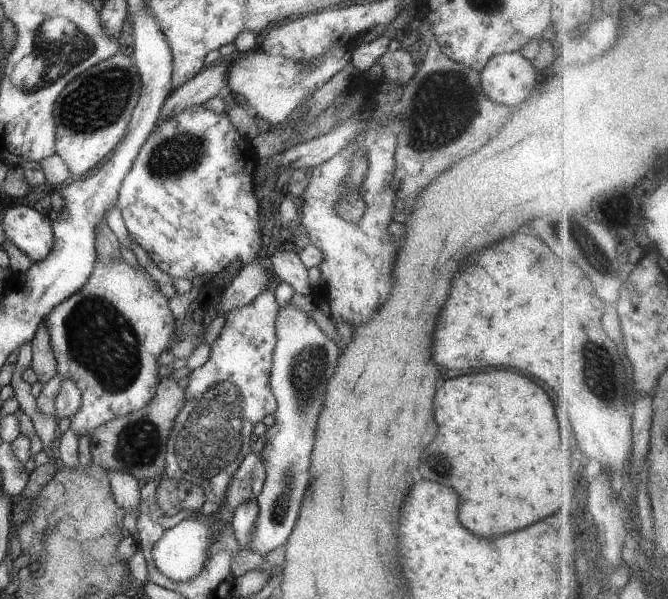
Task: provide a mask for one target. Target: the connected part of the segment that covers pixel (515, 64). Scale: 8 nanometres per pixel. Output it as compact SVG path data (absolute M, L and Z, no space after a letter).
M518 51L493 56L479 75L490 100L513 108L534 92L541 79L535 66Z

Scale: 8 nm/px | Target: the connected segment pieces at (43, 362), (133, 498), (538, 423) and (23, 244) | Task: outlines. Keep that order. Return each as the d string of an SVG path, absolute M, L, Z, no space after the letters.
M44 323L36 330L35 336L30 342L33 358L30 367L36 372L38 382L44 384L57 375L56 360L52 354L51 340Z
M110 470L108 473L109 484L114 496L114 501L125 514L134 514L138 517L138 502L140 502L140 484L132 474Z
M482 370L446 380L436 392L434 418L440 432L422 456L424 462L420 464L420 474L426 480L450 486L458 492L460 524L480 538L522 530L562 508L573 510L576 490L584 488L587 469L582 464L575 442L572 444L570 420L568 426L562 426L562 422L556 420L546 392L548 390L542 390L534 380L510 370Z
M8 208L1 225L8 242L18 246L32 263L44 260L52 252L54 240L50 218L35 208Z

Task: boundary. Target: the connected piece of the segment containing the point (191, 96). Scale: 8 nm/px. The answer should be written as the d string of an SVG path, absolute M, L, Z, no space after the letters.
M224 61L217 66L203 68L178 90L171 92L162 106L158 124L162 124L168 118L174 118L176 114L190 108L192 104L204 105L209 99L221 95L227 86L230 64L232 62Z

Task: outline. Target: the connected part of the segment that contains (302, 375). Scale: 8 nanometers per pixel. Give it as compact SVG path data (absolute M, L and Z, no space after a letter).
M291 303L276 318L276 345L270 370L270 388L277 401L274 425L265 433L262 461L266 476L256 502L258 518L250 538L250 551L266 556L284 546L298 520L302 500L310 485L311 453L326 382L338 366L338 346L308 314Z

